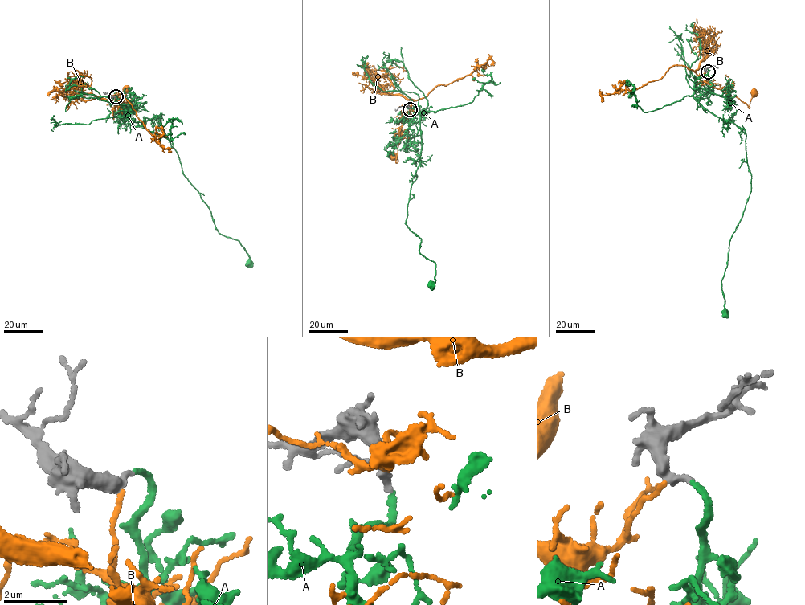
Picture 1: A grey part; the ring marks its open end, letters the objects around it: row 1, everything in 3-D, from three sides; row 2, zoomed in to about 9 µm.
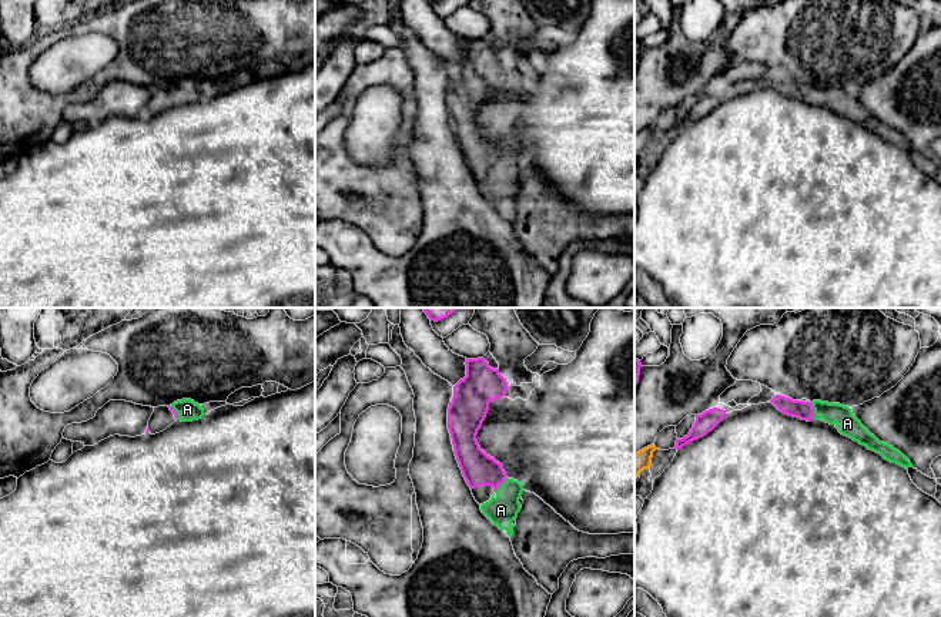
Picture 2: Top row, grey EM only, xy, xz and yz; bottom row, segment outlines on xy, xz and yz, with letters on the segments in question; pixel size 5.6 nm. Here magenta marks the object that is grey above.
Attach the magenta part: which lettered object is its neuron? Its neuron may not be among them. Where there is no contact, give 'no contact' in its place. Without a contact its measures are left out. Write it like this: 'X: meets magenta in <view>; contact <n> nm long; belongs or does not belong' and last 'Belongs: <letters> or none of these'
A: meets magenta in yz; contact 110 nm long; belongs
B: no contact; does not belong
Belongs: A

